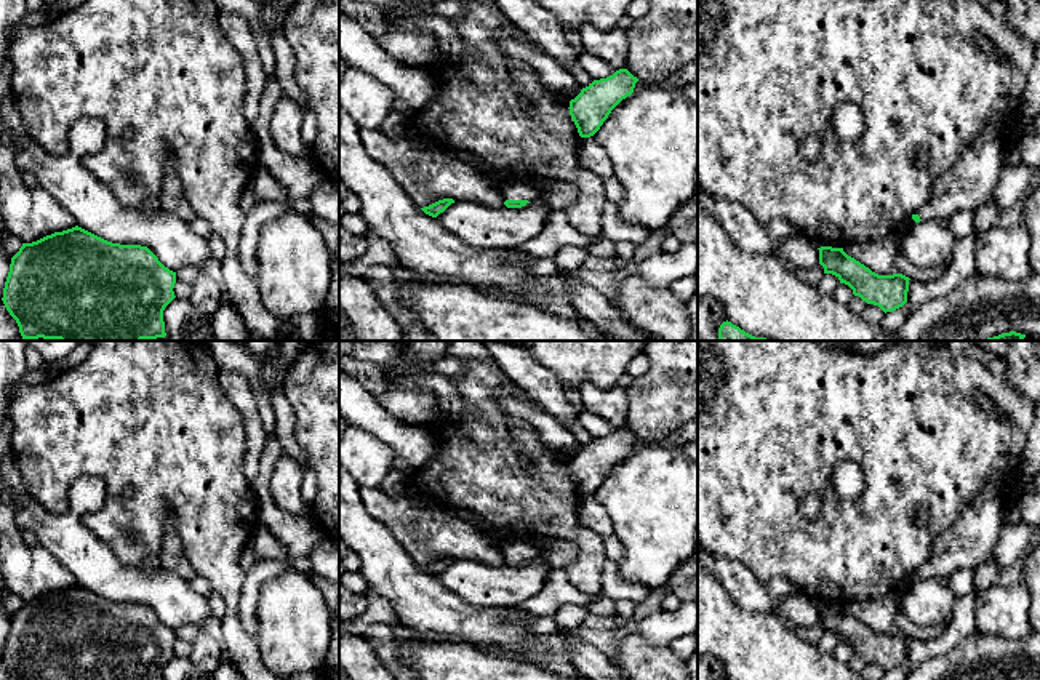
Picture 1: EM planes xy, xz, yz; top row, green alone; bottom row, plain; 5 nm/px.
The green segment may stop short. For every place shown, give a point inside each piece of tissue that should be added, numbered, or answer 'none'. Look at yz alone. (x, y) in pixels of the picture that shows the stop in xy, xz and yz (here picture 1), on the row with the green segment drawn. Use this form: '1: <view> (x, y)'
1: yz (972, 181)

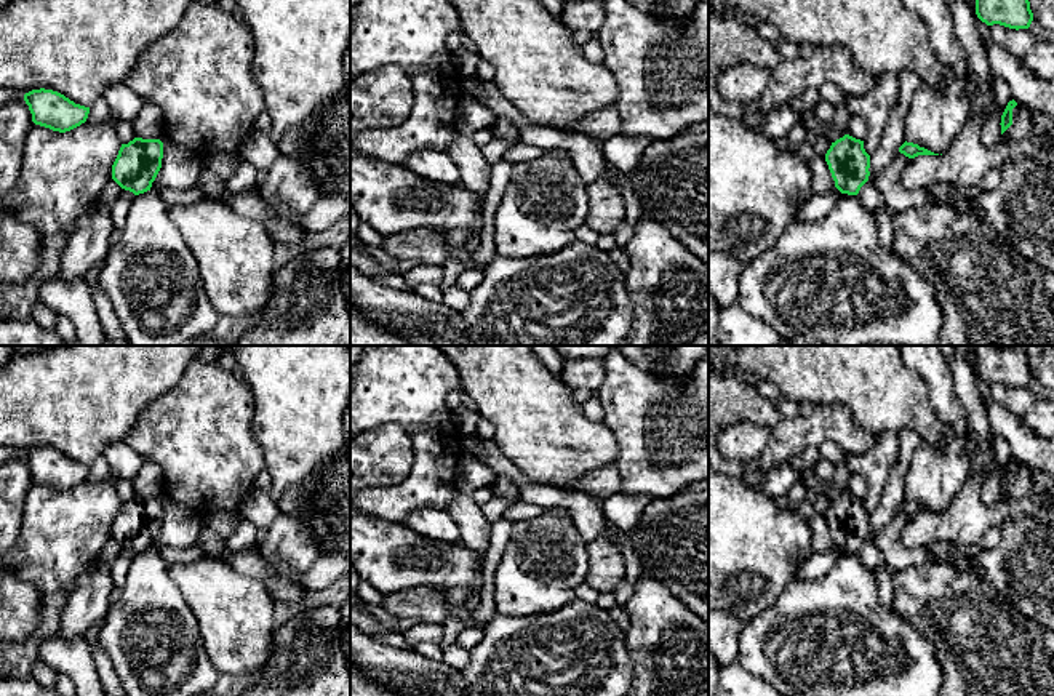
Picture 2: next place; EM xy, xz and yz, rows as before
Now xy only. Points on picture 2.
none

